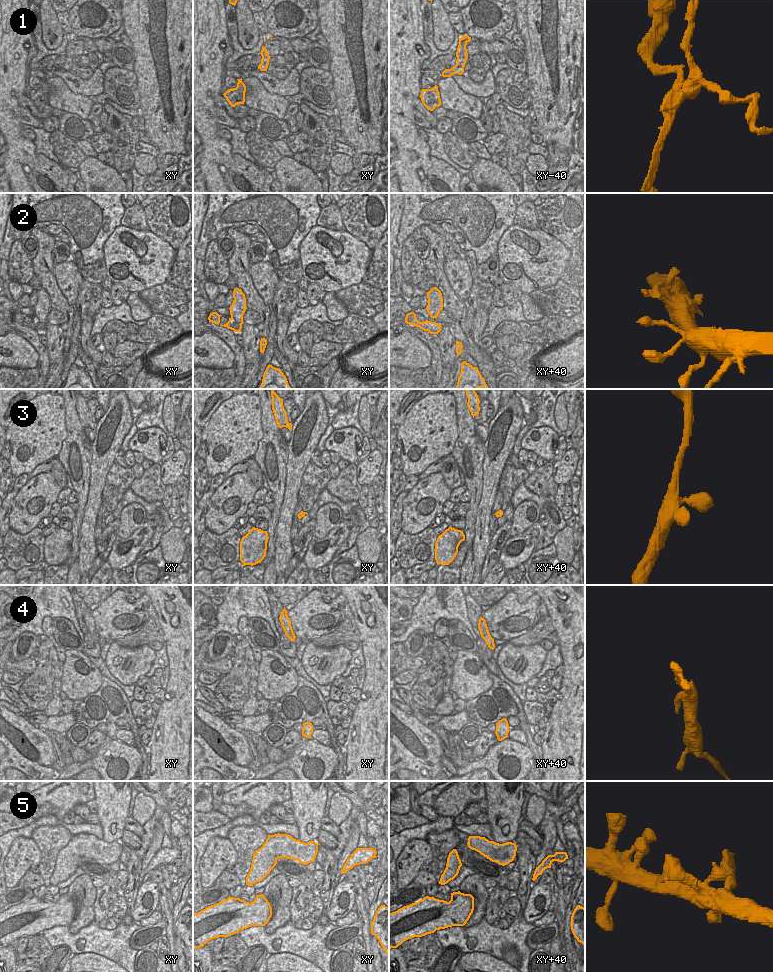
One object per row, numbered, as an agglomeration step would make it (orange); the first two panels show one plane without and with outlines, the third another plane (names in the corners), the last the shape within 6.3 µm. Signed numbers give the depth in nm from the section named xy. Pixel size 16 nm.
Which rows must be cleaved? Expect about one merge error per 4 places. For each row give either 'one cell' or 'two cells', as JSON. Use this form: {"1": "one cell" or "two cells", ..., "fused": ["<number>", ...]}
{"1": "two cells", "2": "one cell", "3": "one cell", "4": "one cell", "5": "one cell", "fused": ["1"]}

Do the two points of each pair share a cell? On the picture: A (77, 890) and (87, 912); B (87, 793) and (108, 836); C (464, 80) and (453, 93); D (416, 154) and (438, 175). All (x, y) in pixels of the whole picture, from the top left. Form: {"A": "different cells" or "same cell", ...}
{"A": "same cell", "B": "different cells", "C": "different cells", "D": "different cells"}

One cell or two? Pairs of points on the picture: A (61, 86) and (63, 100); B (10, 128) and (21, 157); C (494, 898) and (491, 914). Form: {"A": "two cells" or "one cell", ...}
{"A": "one cell", "B": "one cell", "C": "one cell"}

